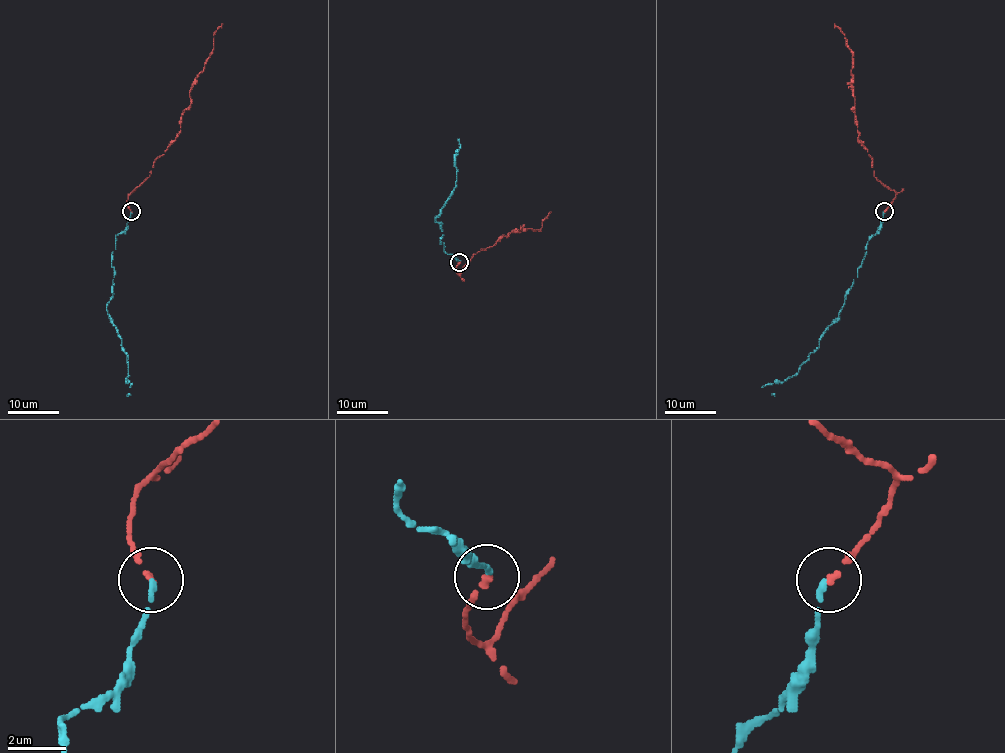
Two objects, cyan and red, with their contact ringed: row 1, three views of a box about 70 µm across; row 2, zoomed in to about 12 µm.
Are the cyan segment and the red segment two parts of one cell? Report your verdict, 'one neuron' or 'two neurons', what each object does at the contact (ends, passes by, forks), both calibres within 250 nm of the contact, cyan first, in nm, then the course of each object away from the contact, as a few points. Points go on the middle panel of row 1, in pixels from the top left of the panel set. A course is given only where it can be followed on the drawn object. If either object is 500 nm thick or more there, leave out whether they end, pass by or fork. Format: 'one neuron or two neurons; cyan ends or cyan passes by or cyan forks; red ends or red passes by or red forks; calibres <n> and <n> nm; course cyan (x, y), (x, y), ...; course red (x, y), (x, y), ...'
one neuron; cyan ends; red ends; calibres 190 and 180 nm; course cyan (459, 262), (444, 250), (441, 223), (435, 219), (455, 186), (455, 154), (459, 149), (455, 152); course red (459, 262), (455, 271), (459, 273), (478, 251), (502, 236), (520, 230), (539, 230), (551, 212)

